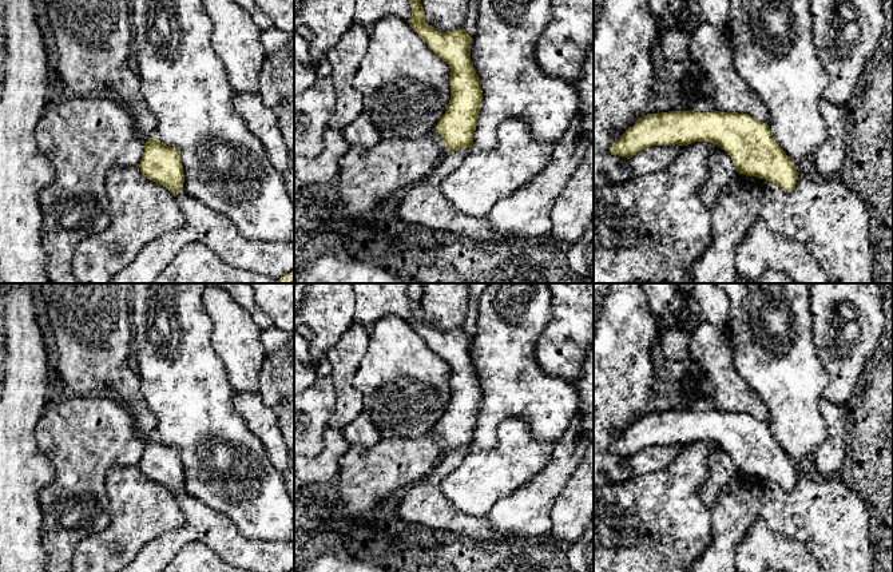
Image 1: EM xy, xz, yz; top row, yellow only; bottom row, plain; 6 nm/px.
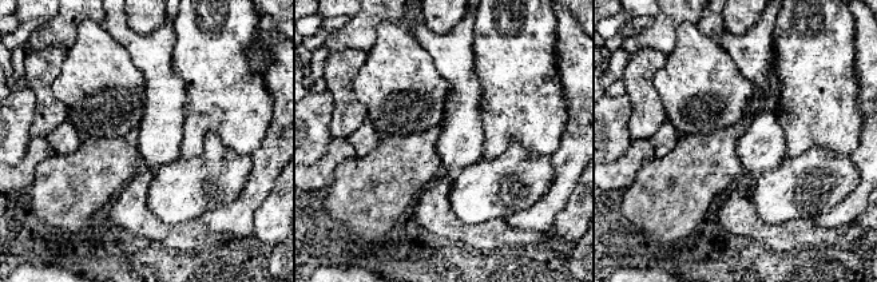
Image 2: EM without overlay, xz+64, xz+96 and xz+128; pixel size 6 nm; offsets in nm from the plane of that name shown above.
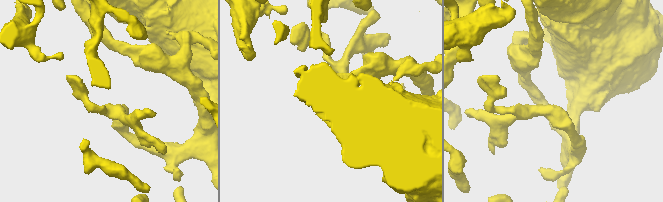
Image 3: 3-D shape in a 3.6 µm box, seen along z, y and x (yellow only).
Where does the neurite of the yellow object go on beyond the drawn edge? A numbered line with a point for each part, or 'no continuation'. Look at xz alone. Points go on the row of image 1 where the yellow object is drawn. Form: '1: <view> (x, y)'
no continuation

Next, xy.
no continuation

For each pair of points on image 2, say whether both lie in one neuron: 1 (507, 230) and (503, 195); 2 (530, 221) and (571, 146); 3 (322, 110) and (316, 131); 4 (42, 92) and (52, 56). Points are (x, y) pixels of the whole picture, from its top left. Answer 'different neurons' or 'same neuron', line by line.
1: different neurons
2: same neuron
3: same neuron
4: same neuron

